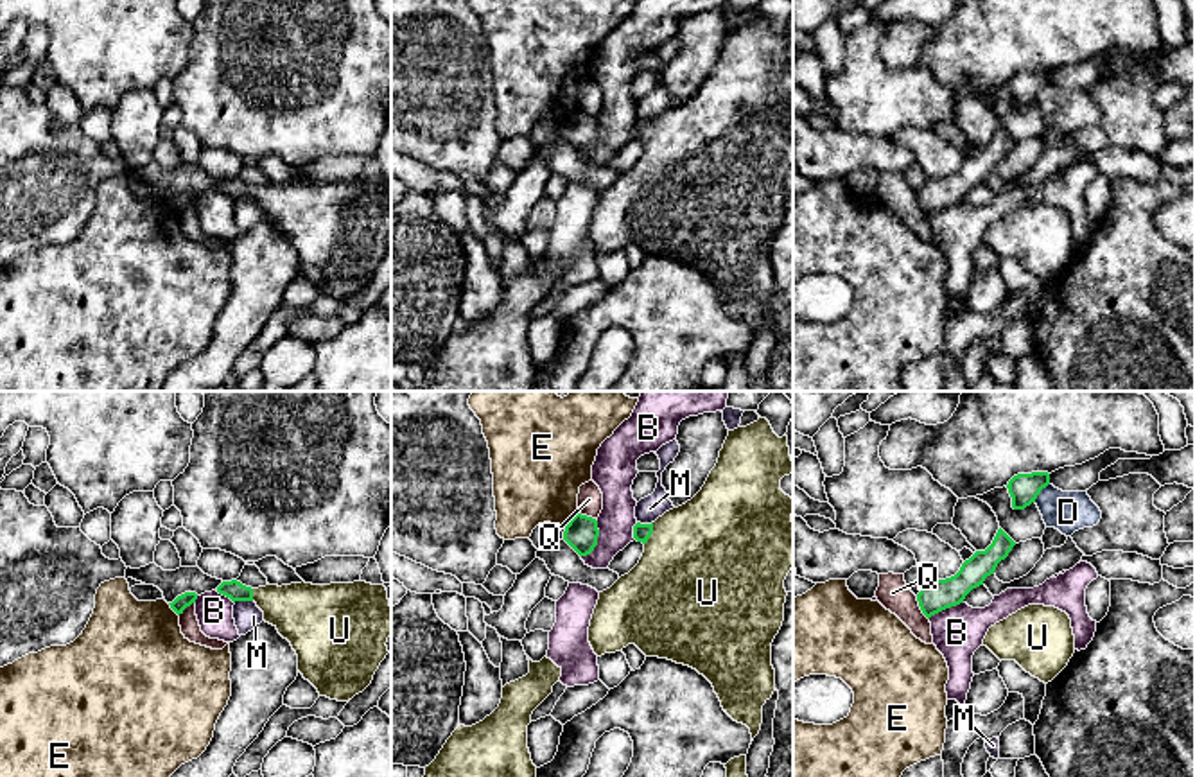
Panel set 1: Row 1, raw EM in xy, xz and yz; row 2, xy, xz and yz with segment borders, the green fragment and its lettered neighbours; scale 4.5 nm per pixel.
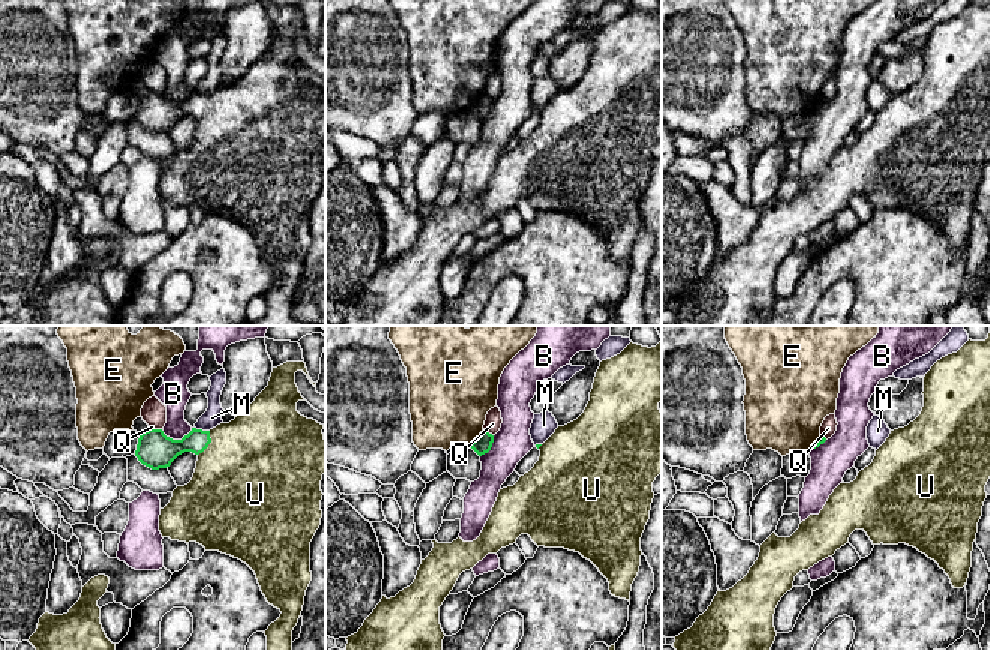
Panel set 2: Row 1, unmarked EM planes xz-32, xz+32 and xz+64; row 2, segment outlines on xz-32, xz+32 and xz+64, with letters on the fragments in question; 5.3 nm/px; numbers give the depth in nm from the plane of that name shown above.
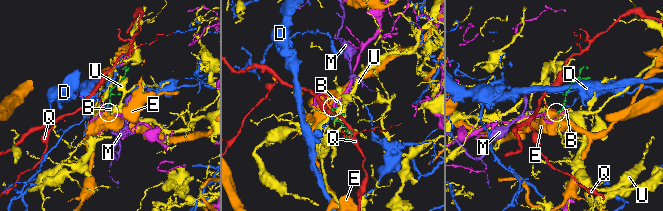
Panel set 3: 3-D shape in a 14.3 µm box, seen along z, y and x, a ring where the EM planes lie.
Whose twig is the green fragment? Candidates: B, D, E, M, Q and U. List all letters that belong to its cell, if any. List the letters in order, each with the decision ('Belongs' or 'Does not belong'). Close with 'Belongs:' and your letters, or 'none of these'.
B: Does not belong
D: Does not belong
E: Does not belong
M: Does not belong
Q: Does not belong
U: Belongs
Belongs: U

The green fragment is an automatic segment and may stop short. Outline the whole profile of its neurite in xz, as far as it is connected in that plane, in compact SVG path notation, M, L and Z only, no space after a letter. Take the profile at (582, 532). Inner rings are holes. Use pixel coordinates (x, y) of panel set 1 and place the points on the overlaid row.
M576 513L563 531L563 540L580 554L587 556L598 546L598 520L581 513Z

